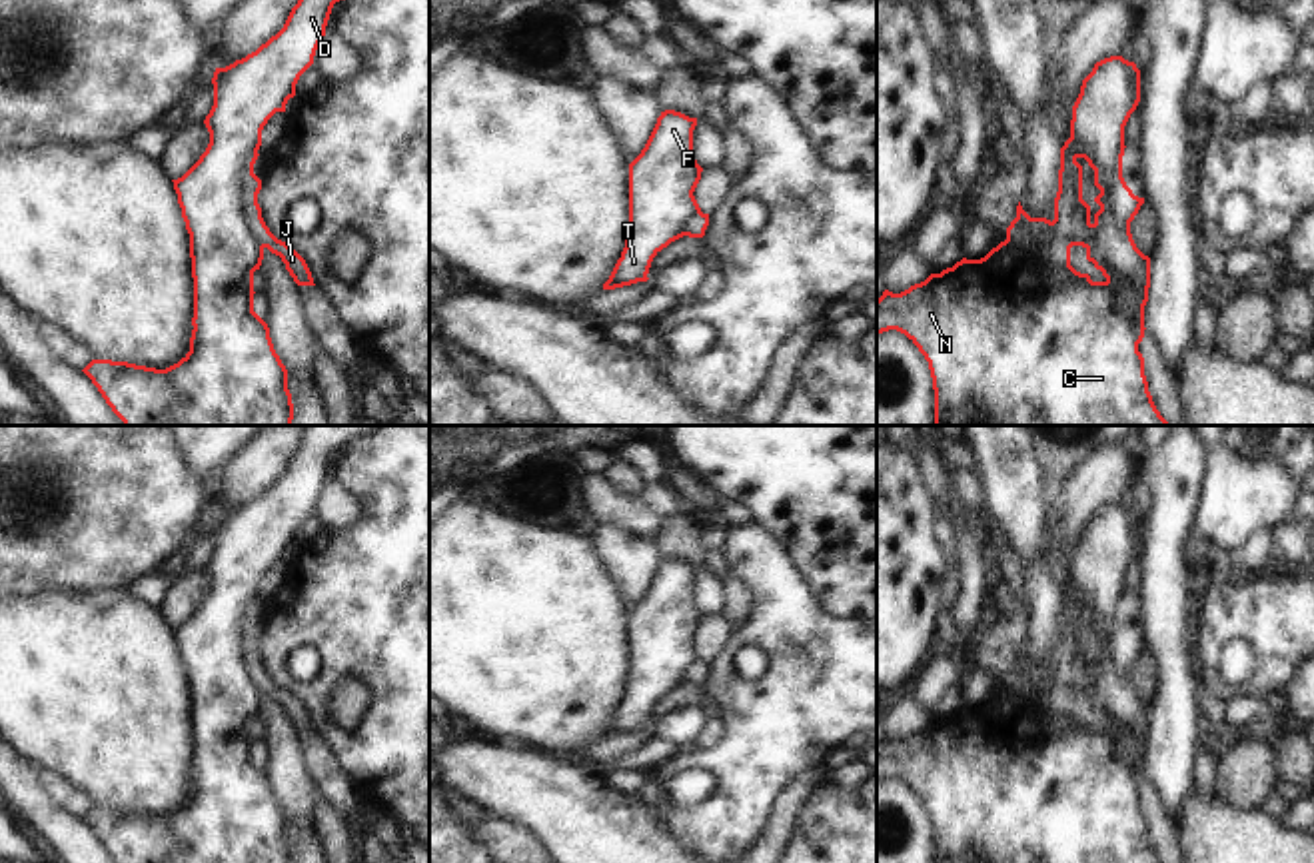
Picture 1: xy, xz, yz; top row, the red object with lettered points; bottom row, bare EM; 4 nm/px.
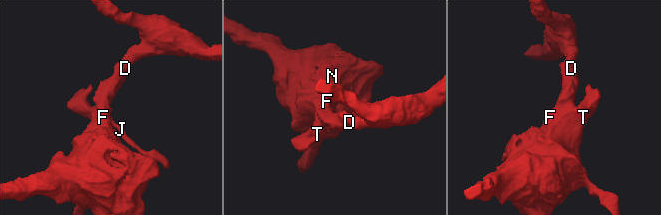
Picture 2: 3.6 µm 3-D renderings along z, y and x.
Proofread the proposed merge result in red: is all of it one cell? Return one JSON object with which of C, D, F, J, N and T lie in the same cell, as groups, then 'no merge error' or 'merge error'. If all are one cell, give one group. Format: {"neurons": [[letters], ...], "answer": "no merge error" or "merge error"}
{"neurons": [["C", "D", "F", "N", "T"], ["J"]], "answer": "merge error"}

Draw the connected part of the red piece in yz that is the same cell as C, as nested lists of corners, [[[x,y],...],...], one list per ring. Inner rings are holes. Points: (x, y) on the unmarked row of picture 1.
[[[1110,503],[1094,511],[1092,519],[1082,527],[1080,541],[1072,553],[1070,585],[1060,595],[1060,617],[1058,617],[1058,639],[1054,645],[1054,667],[1030,665],[1020,649],[1016,653],[1016,665],[1006,675],[1006,687],[992,695],[981,707],[963,705],[953,715],[941,721],[931,721],[925,729],[911,733],[901,741],[889,737],[877,747],[877,781],[897,777],[905,781],[929,809],[933,837],[935,837],[935,863],[1160,863],[1152,843],[1148,839],[1148,829],[1144,823],[1144,805],[1138,799],[1138,791],[1144,785],[1144,753],[1148,749],[1150,735],[1150,705],[1144,703],[1130,681],[1130,669],[1124,671],[1114,663],[1114,643],[1110,639],[1110,629],[1122,623],[1122,603],[1124,603],[1124,573],[1130,561],[1140,549],[1140,517],[1134,509],[1122,503]],[[1084,605],[1094,617],[1094,633],[1100,641],[1094,649],[1100,657],[1092,663],[1090,653],[1082,647],[1082,613],[1076,609]],[[1082,693],[1086,697],[1086,707],[1094,711],[1096,717],[1106,725],[1104,729],[1092,729],[1088,721],[1080,721],[1070,713],[1070,695]]]

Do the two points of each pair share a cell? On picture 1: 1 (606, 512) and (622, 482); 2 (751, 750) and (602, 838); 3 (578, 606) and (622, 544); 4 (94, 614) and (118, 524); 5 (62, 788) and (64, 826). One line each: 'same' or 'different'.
1: different
2: different
3: different
4: different
5: different

